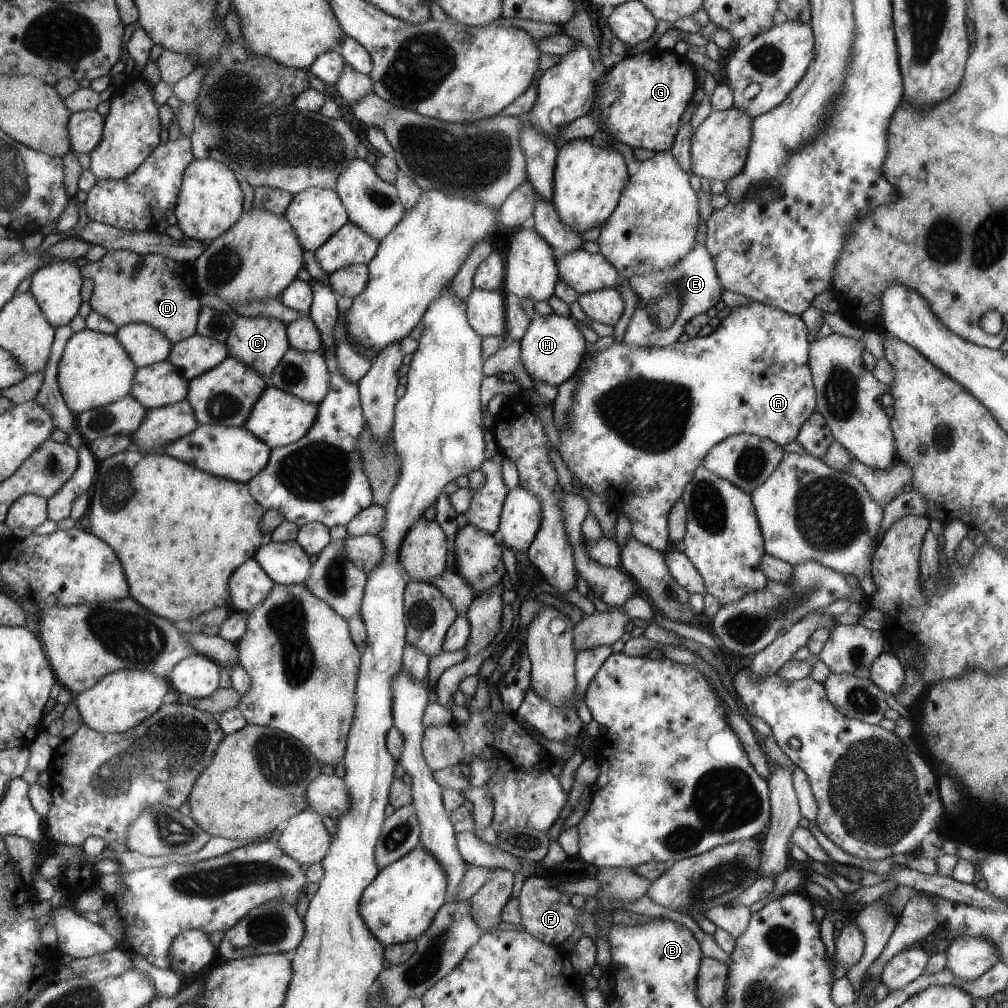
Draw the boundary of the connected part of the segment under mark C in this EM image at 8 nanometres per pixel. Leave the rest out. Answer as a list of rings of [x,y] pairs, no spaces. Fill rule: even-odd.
[[[238,316],[233,322],[233,328],[227,340],[224,342],[227,347],[227,356],[231,356],[245,366],[259,371],[263,378],[268,381],[269,376],[274,373],[275,366],[282,360],[283,354],[290,348],[289,339],[286,337],[286,324],[275,320],[275,318],[253,318]]]

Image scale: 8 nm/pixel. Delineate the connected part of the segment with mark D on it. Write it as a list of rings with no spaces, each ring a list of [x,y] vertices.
[[[121,249],[107,251],[106,254],[95,262],[89,262],[81,267],[84,279],[93,279],[95,281],[94,291],[90,302],[95,311],[109,318],[115,326],[119,328],[129,323],[143,323],[147,326],[155,327],[160,330],[171,344],[190,337],[197,329],[199,300],[197,298],[197,290],[191,288],[191,284],[185,280],[189,276],[185,276],[183,272],[177,272],[175,261],[165,258],[163,254],[145,254],[138,255],[135,251]]]

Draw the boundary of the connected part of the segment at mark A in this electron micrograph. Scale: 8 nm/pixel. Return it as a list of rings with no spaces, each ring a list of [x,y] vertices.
[[[751,302],[747,306],[731,308],[729,314],[720,320],[719,325],[709,334],[703,337],[689,337],[685,342],[675,341],[673,345],[662,346],[659,348],[627,346],[627,343],[613,342],[589,354],[587,358],[582,358],[582,365],[578,366],[579,374],[577,384],[575,384],[575,394],[571,398],[571,406],[563,418],[563,428],[559,430],[559,456],[569,470],[573,478],[579,480],[580,486],[589,488],[593,493],[600,493],[614,505],[619,511],[623,512],[631,524],[631,536],[639,540],[641,544],[649,546],[659,552],[664,553],[665,566],[669,575],[675,579],[675,582],[686,590],[689,594],[705,594],[705,584],[695,566],[689,562],[689,559],[680,550],[671,550],[666,552],[670,545],[668,540],[667,515],[671,506],[682,496],[683,489],[694,476],[695,469],[701,464],[714,445],[721,442],[727,436],[737,433],[753,434],[759,438],[769,438],[779,446],[784,446],[797,440],[798,430],[803,422],[811,413],[815,412],[817,407],[817,395],[814,393],[813,375],[810,373],[809,365],[809,343],[807,342],[807,328],[799,316],[787,314],[786,311],[779,310],[777,307],[765,305],[759,302]]]

